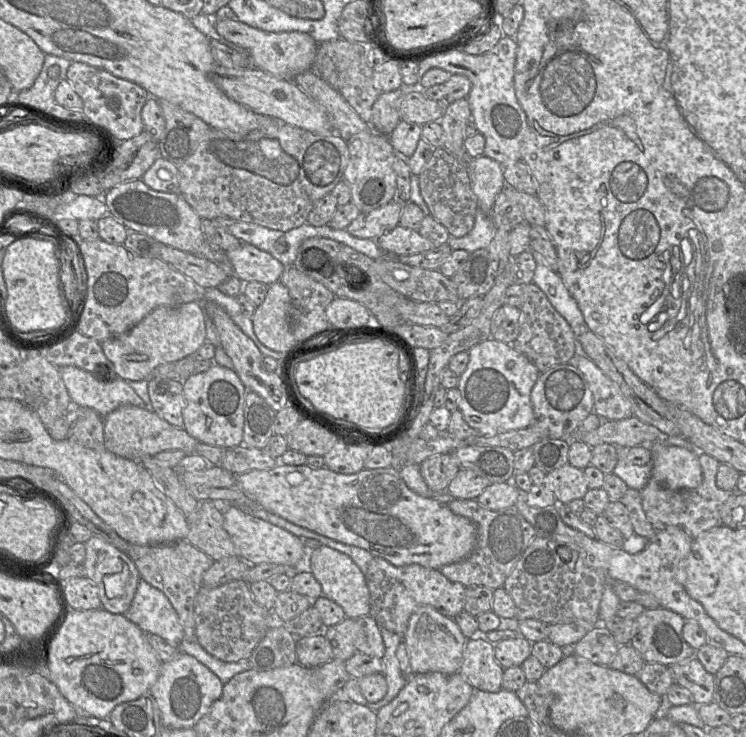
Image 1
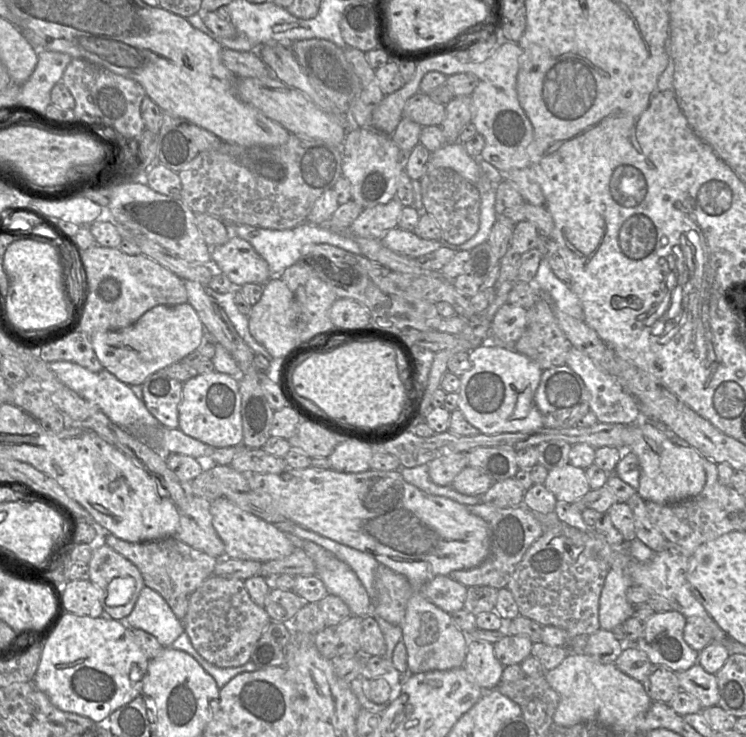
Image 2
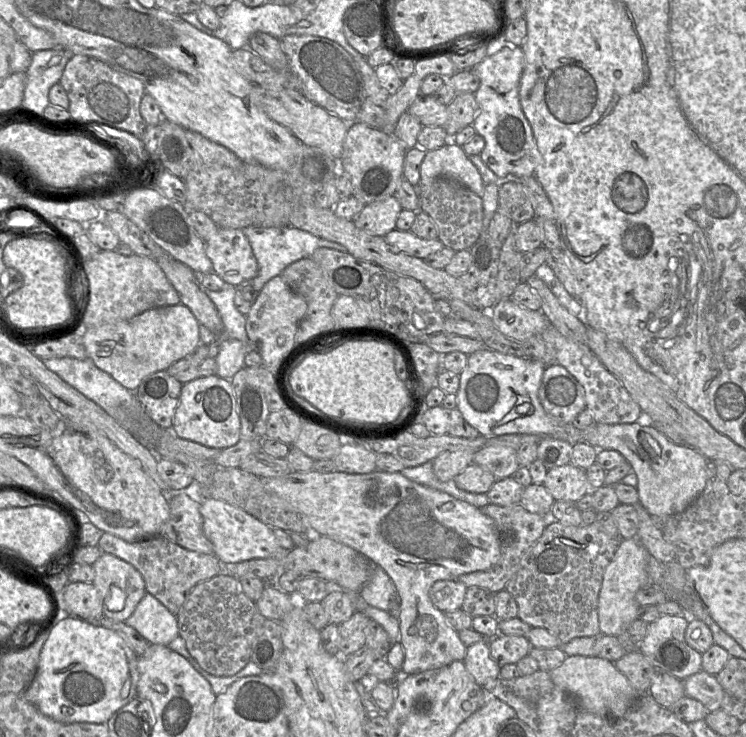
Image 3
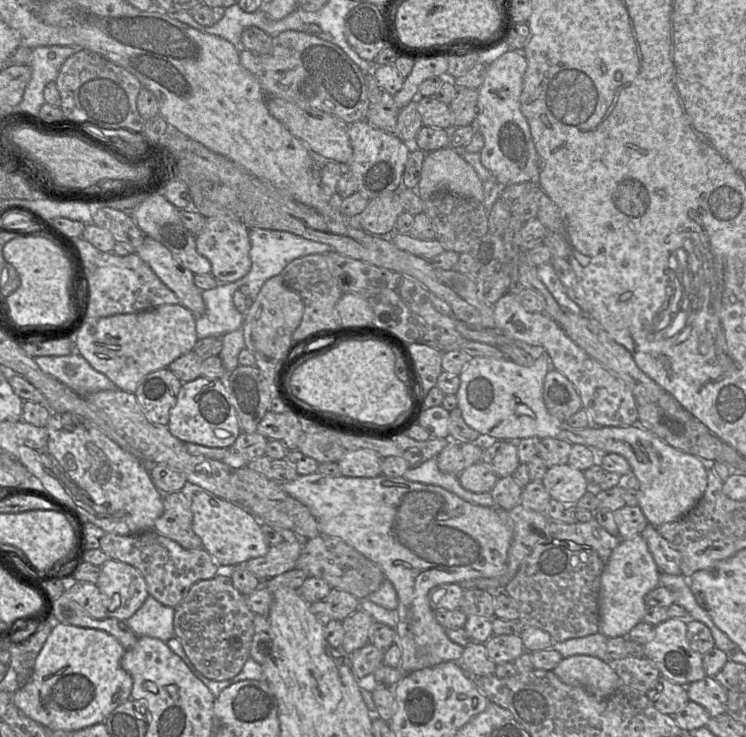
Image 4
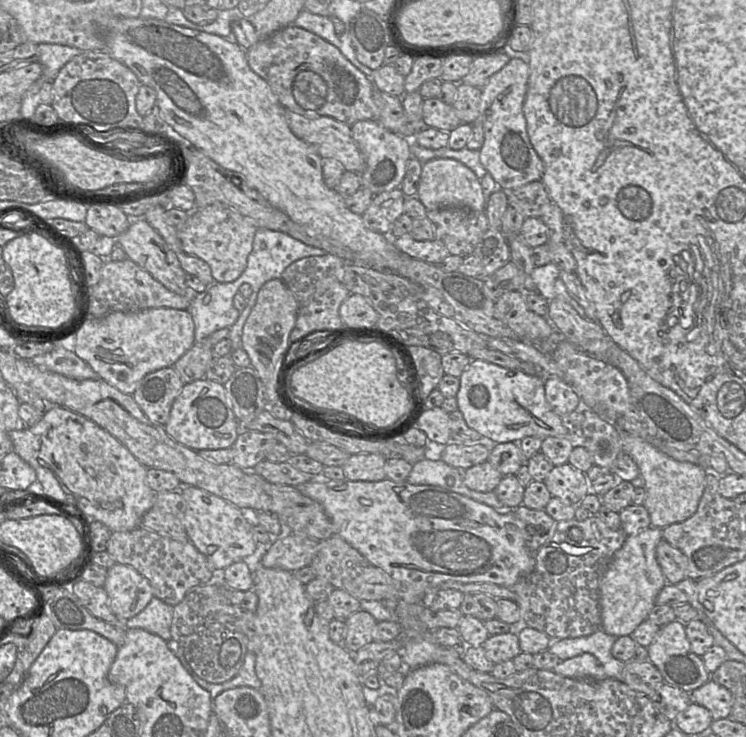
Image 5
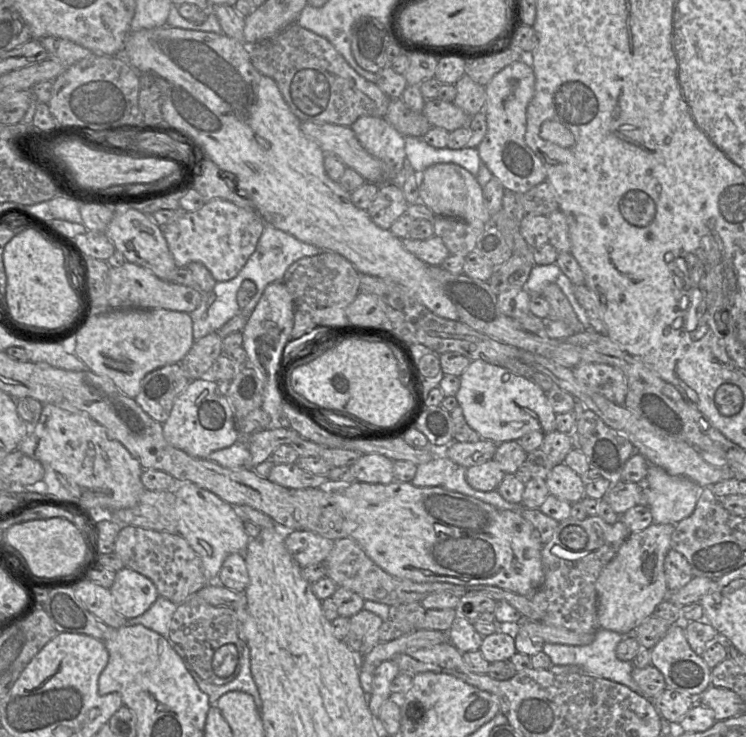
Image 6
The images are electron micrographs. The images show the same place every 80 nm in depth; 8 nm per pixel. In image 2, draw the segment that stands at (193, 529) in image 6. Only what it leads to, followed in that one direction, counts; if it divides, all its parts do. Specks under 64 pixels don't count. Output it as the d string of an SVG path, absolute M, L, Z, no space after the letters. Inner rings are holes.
M225 498L210 503L212 524L225 546L225 556L234 559L256 560L261 563L290 555L295 546L274 524L240 509Z

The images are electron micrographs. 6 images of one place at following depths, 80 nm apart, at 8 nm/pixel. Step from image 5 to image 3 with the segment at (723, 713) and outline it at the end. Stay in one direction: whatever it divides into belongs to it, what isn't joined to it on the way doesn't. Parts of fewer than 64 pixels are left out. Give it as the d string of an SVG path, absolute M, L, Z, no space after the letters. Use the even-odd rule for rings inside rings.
M701 669L681 681L683 681L685 695L700 701L708 712L721 709L723 689L715 675L706 673Z

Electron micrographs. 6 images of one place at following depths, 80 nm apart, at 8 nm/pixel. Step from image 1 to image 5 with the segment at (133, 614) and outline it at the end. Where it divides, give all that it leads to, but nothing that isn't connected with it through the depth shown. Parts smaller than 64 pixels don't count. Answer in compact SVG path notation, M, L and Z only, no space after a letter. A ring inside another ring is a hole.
M154 596L139 614L124 621L124 626L126 629L141 628L169 641L173 615L174 606Z

